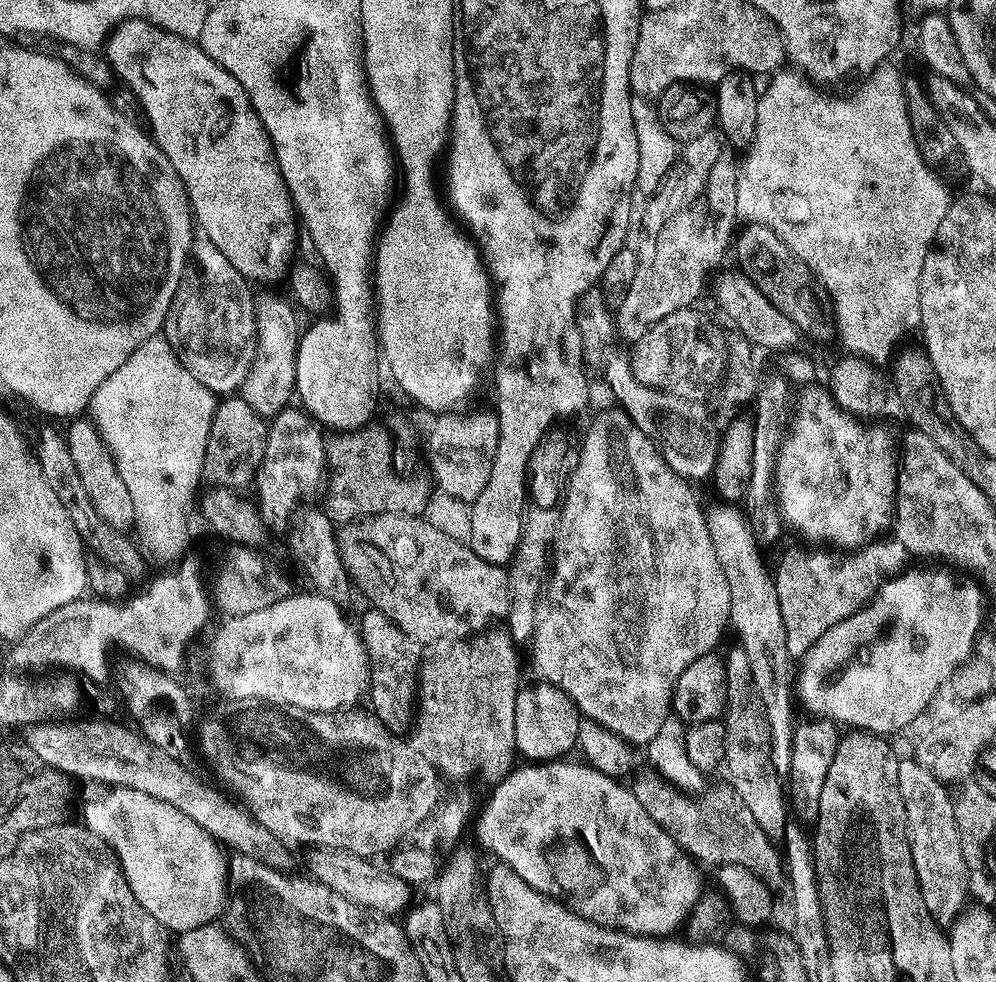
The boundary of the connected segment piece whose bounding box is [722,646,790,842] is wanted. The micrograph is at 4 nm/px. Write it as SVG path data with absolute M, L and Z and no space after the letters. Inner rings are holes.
M732 646L723 661L728 679L728 701L724 704L722 717L726 730L726 754L722 765L723 771L728 771L726 784L742 798L744 805L750 806L750 814L754 814L758 826L762 826L762 834L773 842L780 842L790 823L790 804L786 799L785 781L772 761L770 722L762 698L758 698L756 687L752 685L750 658L746 658L746 650Z

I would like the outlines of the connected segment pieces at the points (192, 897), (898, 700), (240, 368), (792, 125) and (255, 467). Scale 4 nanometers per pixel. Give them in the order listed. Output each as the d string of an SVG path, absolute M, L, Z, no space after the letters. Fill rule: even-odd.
M115 787L105 800L96 800L93 804L88 804L84 808L83 823L88 823L87 831L94 832L105 840L107 847L111 849L117 860L120 861L120 867L124 869L124 877L130 886L130 890L134 890L134 898L138 898L138 902L142 902L142 906L150 914L154 914L154 918L158 918L158 922L163 928L168 929L169 933L179 934L189 932L203 924L211 924L221 919L222 913L225 911L230 895L228 890L228 870L229 861L224 860L226 855L225 849L220 841L215 840L210 834L206 834L206 830L202 830L202 826L198 826L198 822L194 822L194 818L186 818L186 814L182 814L182 810L174 810L174 806L170 806L170 802L162 802L158 798L150 798L150 794L142 794L142 790L130 790L129 788Z
M905 571L902 575L893 577L890 581L885 581L880 591L850 618L838 622L838 626L830 626L814 646L804 653L798 664L798 671L794 676L794 692L800 695L800 700L813 713L816 718L831 720L837 725L849 724L847 727L852 730L867 730L873 734L888 734L884 732L900 732L932 699L936 696L940 684L948 684L951 681L957 665L961 664L968 657L973 655L972 643L976 640L976 631L980 628L980 602L972 592L963 592L960 588L955 588L944 578L936 578L932 572L911 572Z
M203 234L193 239L190 260L194 267L185 271L180 280L174 302L164 320L162 335L170 342L180 365L190 370L190 374L194 374L194 378L198 378L202 386L206 386L214 394L232 394L241 387L254 352L256 306L253 285L242 274L238 274L234 266L230 266L229 260L222 255L222 250L218 250L218 246L214 246L214 242L210 242L210 238Z
M892 62L879 64L867 73L864 85L849 96L827 96L807 76L799 71L780 70L771 77L768 85L762 88L757 102L757 129L754 130L752 143L743 153L736 173L736 214L741 221L758 224L774 230L782 242L820 279L820 283L832 297L832 306L837 313L848 312L848 348L852 354L863 356L878 366L889 363L890 357L897 351L896 342L908 328L920 328L920 279L922 266L928 257L928 251L936 242L938 226L942 226L942 218L946 218L946 210L950 203L947 188L936 178L937 173L928 167L918 154L918 146L914 142L914 134L910 130L908 117L908 96L904 93L905 77L900 77L898 69ZM868 168L876 168L876 232L872 232L872 244L860 244L860 232L856 232L856 224L864 224L864 240L868 240L868 200L872 200L872 180L868 180Z
M239 395L221 399L214 410L210 434L206 442L203 479L209 485L231 490L244 490L257 479L260 463L264 461L268 424Z

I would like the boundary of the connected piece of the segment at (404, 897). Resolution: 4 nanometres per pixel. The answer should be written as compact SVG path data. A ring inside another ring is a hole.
M312 846L307 849L307 852L307 875L313 880L322 882L322 886L330 886L330 890L334 890L334 894L342 894L342 898L346 898L358 906L369 908L372 912L392 918L397 915L395 912L403 913L413 903L413 901L411 902L412 892L414 892L413 885L408 884L403 875L395 876L392 872L383 872L376 865L379 863L373 862L371 859L355 856L337 848Z

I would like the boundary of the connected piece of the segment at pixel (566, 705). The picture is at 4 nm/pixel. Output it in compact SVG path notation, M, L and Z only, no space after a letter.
M535 682L521 687L514 702L514 738L516 751L525 761L554 761L567 757L577 747L578 726L582 719L576 703L558 686Z

